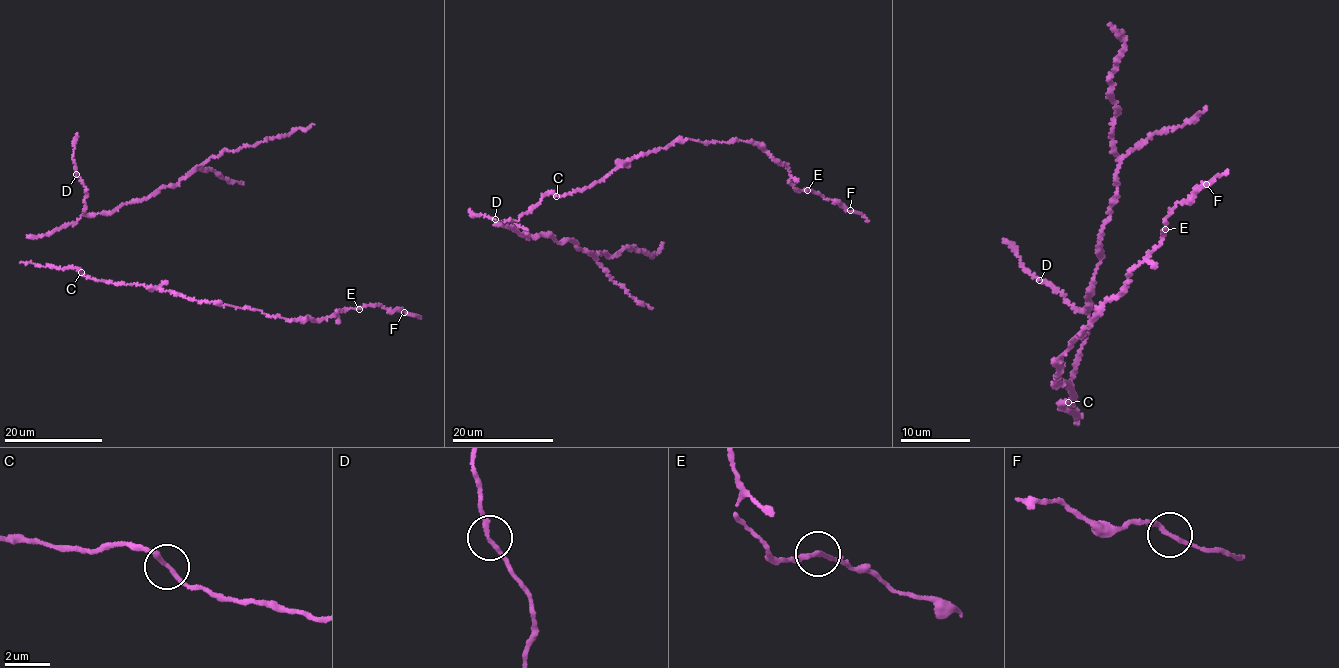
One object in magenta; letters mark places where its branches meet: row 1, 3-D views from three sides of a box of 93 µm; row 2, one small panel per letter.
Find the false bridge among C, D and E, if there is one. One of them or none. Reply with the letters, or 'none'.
none

